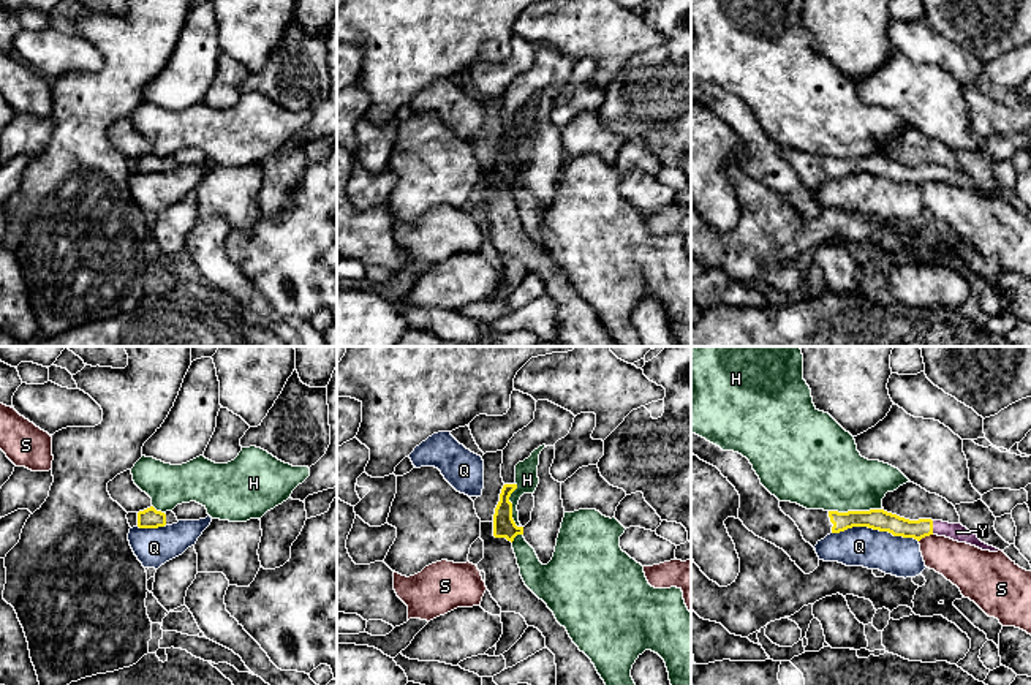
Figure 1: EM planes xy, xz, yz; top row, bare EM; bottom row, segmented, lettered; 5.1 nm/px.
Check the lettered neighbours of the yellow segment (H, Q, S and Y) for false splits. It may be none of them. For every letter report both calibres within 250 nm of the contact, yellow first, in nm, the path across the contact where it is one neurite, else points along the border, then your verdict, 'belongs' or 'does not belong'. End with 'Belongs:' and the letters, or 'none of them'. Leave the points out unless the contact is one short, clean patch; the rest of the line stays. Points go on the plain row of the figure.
H: 110 nm thick on the yellow side, 380 nm on the other; does not belong
Q: 110 nm thick on the yellow side, 200 nm on the other; border along yz (832, 177), (872, 173), (894, 181), (913, 182), (917, 187); does not belong
S: 110 nm thick on the yellow side, 220 nm on the other; border along yz (932, 179), (919, 187); does not belong
Y: 100 nm thick on the yellow side, 90 nm on the other; runs through yz (884, 166), (900, 173), (932, 173), (957, 177); belongs
Belongs: Y

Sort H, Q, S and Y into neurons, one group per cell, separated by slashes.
H / Q / S / Y

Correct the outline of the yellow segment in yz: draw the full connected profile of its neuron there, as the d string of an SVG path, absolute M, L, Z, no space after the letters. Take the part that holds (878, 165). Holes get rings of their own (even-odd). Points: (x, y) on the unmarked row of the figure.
M780 147L780 153L795 168L803 185L813 193L830 179L840 179L852 172L868 172L879 177L889 177L893 182L914 184L917 187L930 180L938 180L976 191L982 196L999 196L982 188L977 180L969 177L961 169L949 169L931 165L909 166L884 155L838 158L806 155L791 147Z

